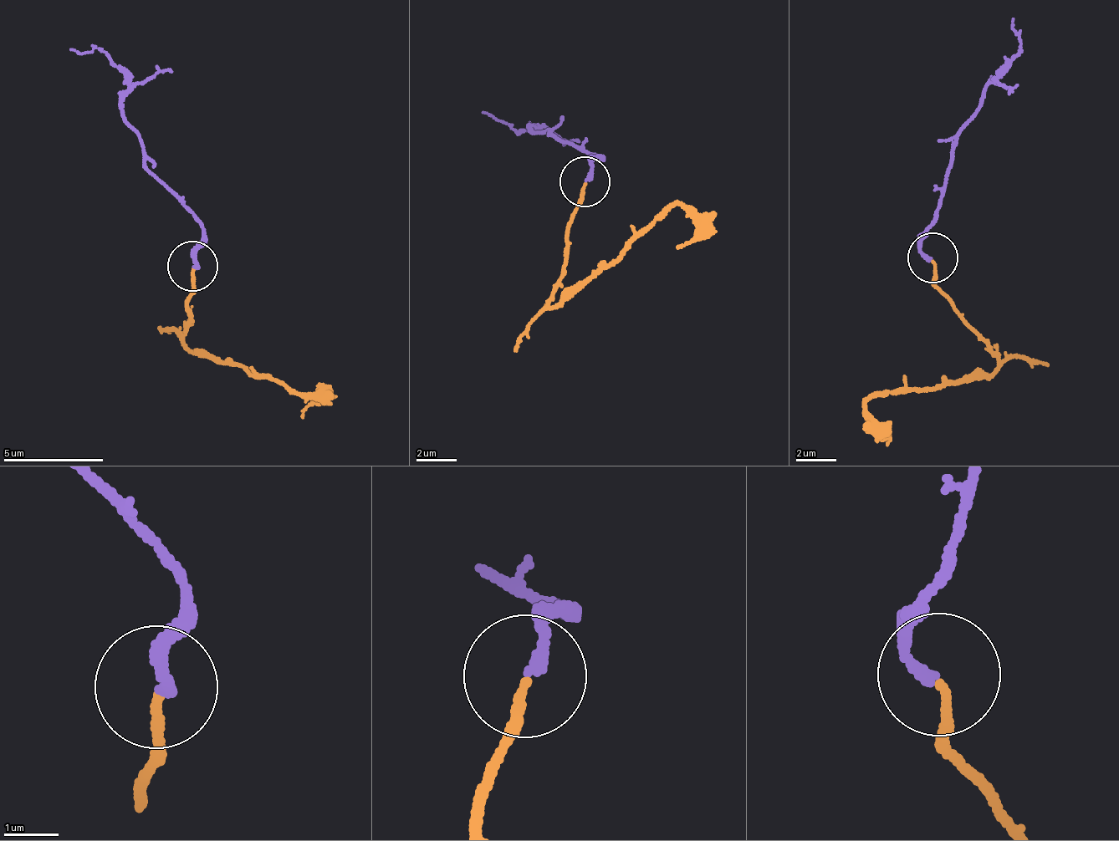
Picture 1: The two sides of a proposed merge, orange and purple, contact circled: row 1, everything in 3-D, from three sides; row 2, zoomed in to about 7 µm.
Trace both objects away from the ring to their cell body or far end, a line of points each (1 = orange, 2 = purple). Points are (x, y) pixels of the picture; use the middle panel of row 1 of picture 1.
1: (585, 183), (548, 303), (581, 292), (676, 206), (685, 207), (692, 236), (674, 248)
2: (585, 183), (602, 155), (554, 134), (553, 126), (531, 132), (535, 124), (523, 127), (509, 125), (480, 111)

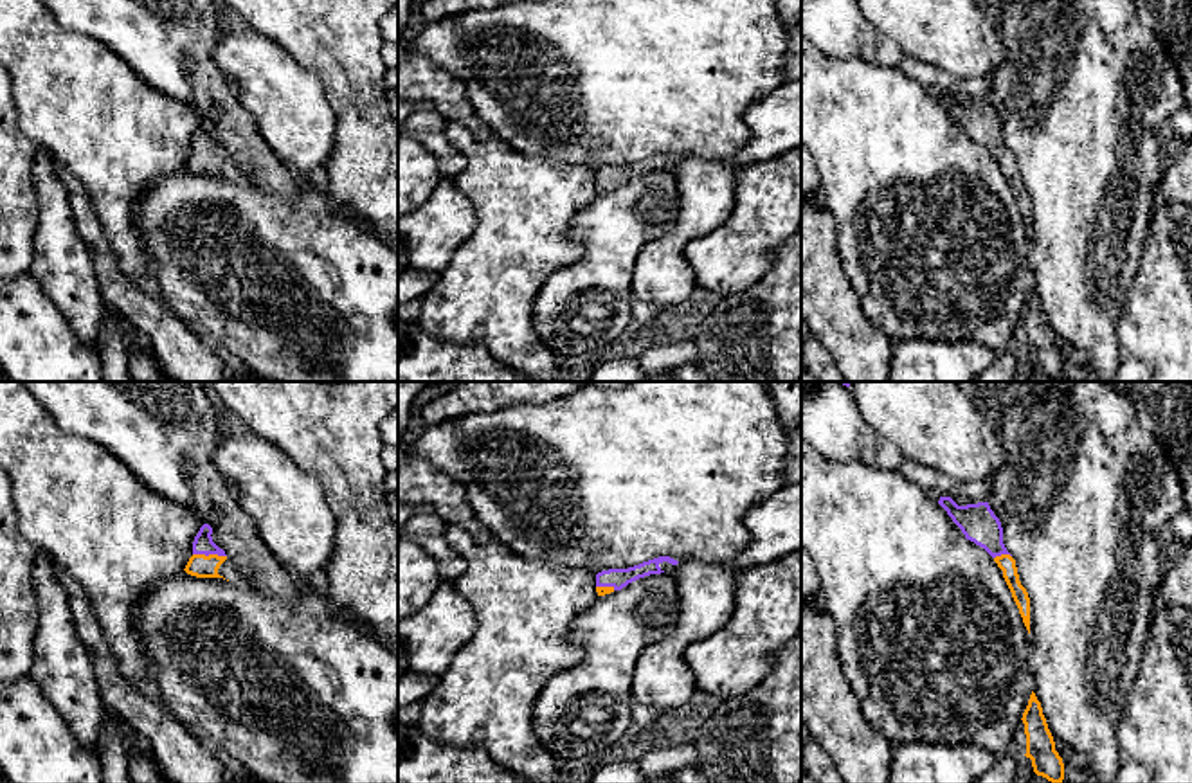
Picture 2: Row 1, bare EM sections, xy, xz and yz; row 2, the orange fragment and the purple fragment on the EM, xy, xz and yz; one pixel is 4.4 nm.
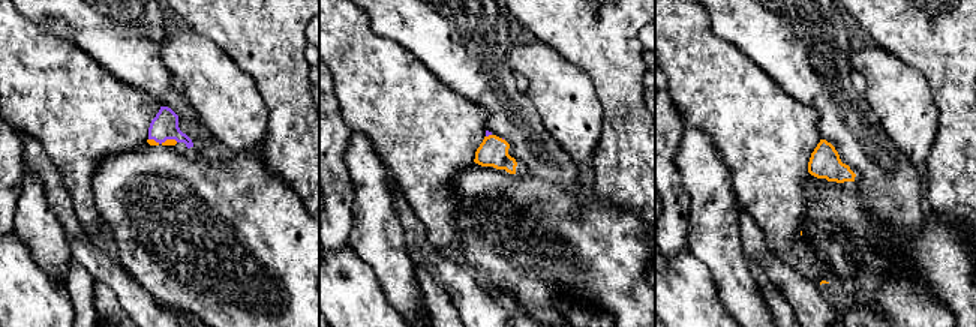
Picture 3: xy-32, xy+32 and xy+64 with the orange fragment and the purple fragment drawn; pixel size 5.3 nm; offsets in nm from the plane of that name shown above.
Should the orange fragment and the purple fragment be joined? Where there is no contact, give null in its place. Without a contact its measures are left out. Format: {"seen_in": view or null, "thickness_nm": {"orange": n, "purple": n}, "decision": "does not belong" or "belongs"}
{"seen_in": "xy", "thickness_nm": {"orange": 110, "purple": 90}, "decision": "belongs"}

